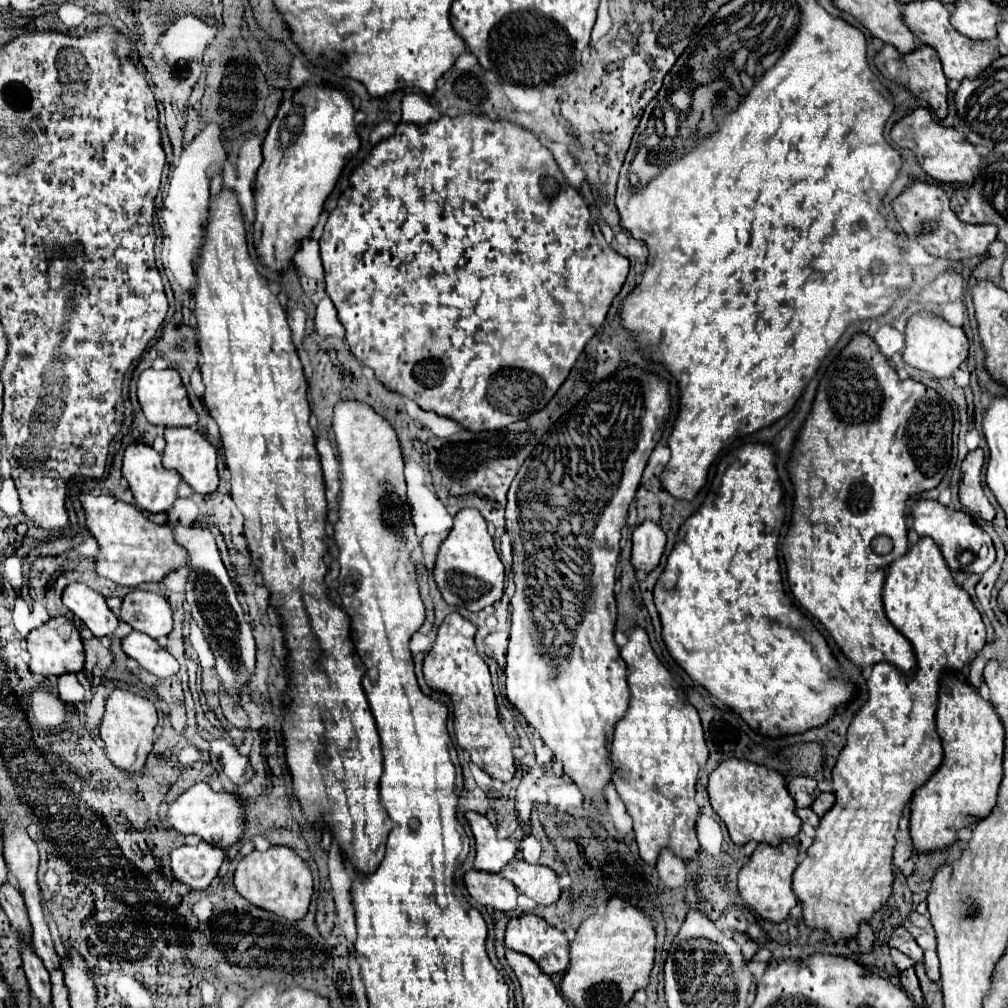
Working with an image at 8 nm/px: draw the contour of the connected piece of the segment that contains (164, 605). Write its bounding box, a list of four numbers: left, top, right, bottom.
[121,590,173,638]

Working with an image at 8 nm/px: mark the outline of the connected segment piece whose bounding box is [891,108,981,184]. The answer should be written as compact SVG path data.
M917 108L895 122L891 128L891 140L901 148L911 150L917 156L923 172L939 182L971 184L975 180L975 170L981 168L981 156L975 152L975 146L969 144L965 136L959 134L955 128L945 128L937 124L929 108Z

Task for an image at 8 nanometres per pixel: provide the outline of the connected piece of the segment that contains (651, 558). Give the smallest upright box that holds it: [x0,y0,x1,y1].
[631,520,665,572]

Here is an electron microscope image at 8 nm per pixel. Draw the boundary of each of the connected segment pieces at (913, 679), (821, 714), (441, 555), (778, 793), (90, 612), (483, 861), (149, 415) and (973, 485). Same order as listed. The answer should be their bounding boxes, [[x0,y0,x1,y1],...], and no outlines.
[[793,538,985,942],[655,444,855,738],[433,508,503,612],[707,758,801,846],[63,584,119,638],[465,812,517,872],[137,368,197,428],[959,448,995,522]]

